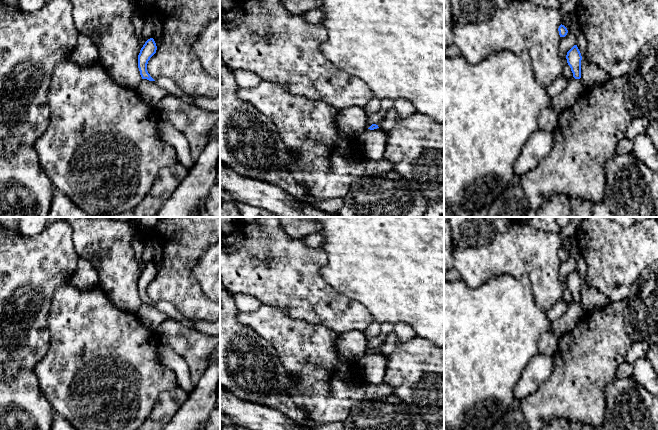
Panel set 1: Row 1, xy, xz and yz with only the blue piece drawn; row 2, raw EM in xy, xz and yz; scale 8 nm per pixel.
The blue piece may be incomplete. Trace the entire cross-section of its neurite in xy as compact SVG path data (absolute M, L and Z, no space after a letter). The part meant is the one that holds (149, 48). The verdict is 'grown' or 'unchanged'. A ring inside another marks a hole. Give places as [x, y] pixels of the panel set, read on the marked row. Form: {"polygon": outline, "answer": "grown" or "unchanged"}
{"polygon": "M153 38L148 39L138 55L138 68L142 79L155 81L147 71L147 64L150 58L156 53L157 46Z", "answer": "unchanged"}

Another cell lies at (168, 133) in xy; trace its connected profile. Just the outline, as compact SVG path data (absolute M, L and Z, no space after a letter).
M162 117L159 119L157 127L161 140L174 147L178 162L188 170L192 169L194 161L191 158L189 141L185 135Z

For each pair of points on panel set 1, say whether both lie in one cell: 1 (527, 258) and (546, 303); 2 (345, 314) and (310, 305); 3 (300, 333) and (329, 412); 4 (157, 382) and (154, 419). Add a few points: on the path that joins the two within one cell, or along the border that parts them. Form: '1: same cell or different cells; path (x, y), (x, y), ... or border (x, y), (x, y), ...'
1: same cell; path (538, 269), (544, 275), (546, 292)
2: same cell; path (336, 312), (324, 305), (319, 305)
3: same cell; path (308, 353), (326, 386), (327, 392)
4: different cells; border (175, 387), (164, 390), (159, 395), (145, 419)

